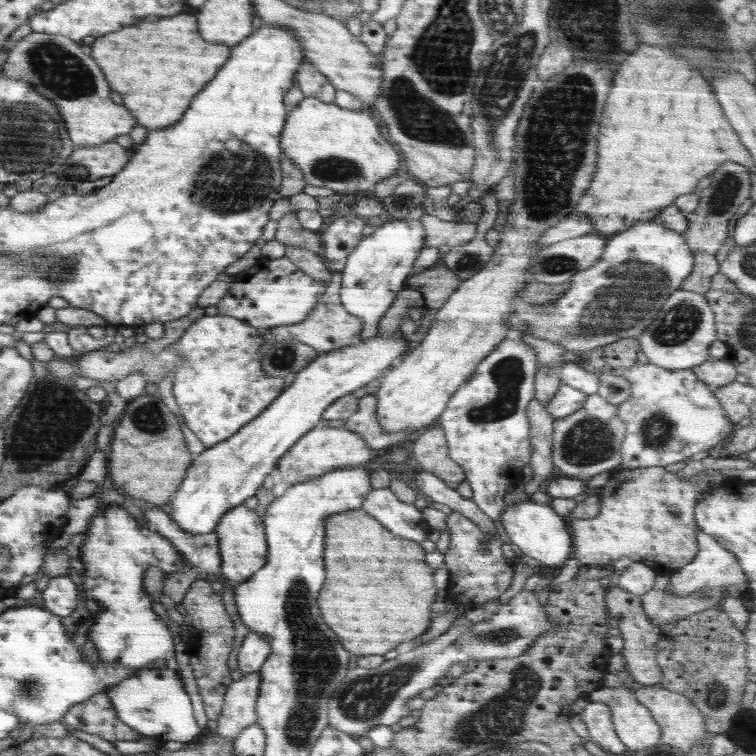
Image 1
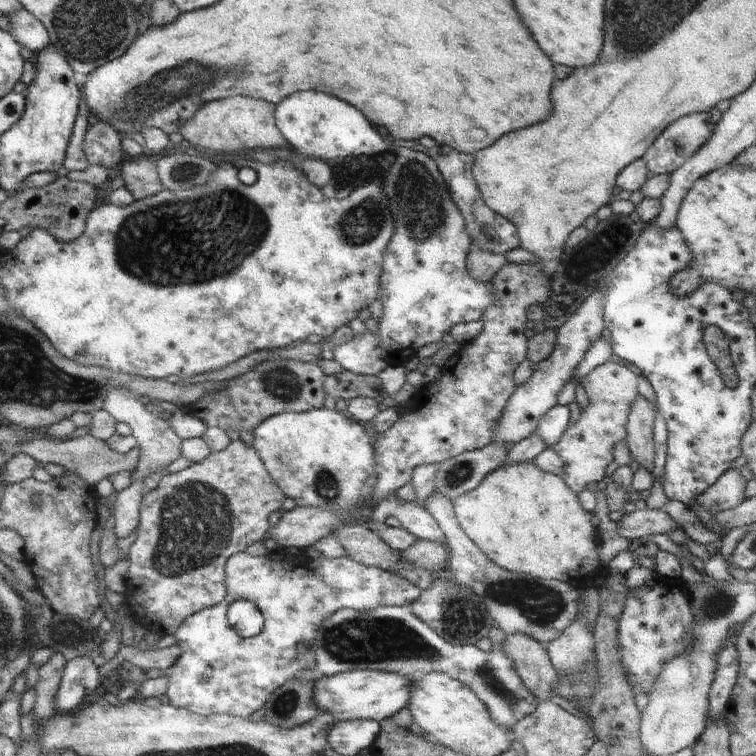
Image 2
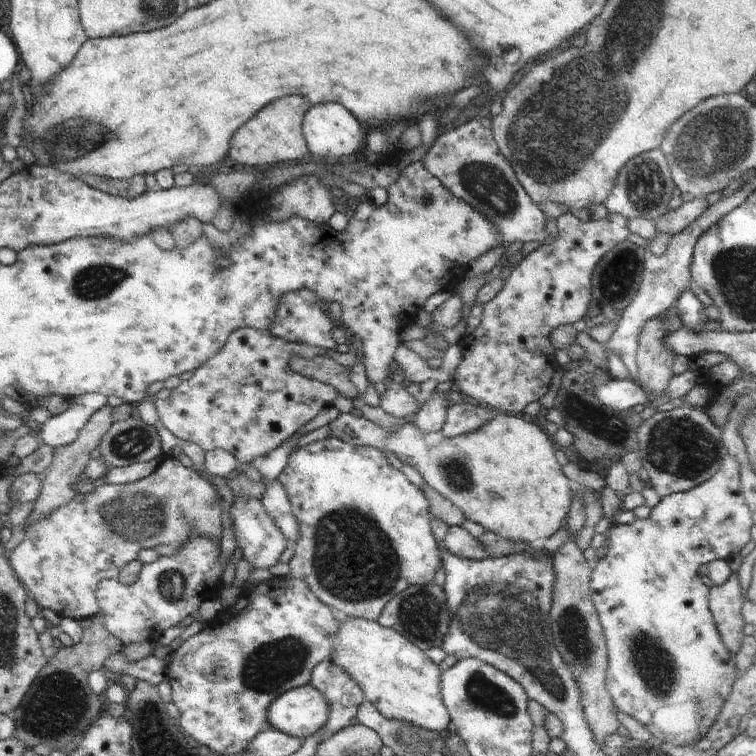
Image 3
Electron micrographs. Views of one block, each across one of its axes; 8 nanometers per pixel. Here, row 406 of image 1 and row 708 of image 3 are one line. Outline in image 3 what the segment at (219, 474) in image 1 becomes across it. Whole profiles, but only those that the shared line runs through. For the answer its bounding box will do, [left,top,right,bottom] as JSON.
[267,683,328,738]

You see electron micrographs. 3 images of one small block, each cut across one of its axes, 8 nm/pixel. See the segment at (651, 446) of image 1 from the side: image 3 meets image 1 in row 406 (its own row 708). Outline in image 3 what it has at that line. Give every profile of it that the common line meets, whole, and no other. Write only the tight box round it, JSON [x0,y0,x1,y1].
[591,453,754,747]

